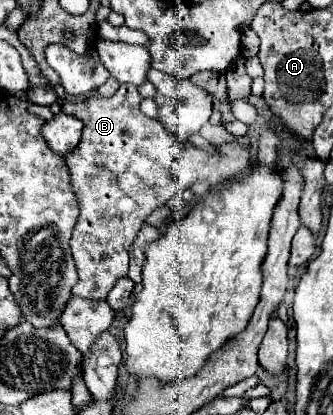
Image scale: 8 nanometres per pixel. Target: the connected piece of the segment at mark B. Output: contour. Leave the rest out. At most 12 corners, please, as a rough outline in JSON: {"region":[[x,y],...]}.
{"region":[[136,85],[62,103],[80,217],[72,295],[106,299],[154,209],[216,159],[140,111]]}

